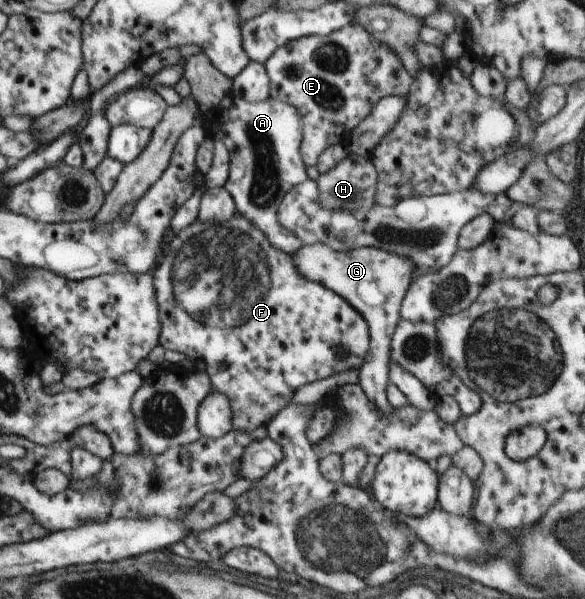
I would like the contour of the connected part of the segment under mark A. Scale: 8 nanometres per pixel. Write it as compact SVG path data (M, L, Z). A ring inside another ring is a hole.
M231 94L225 95L221 99L216 110L221 115L219 137L231 153L229 177L224 187L232 195L236 211L267 236L269 245L292 256L302 246L302 243L296 235L287 231L278 222L278 207L283 201L284 195L287 195L292 187L308 179L307 168L305 168L306 165L300 154L300 145L303 141L303 117L291 104L273 98L262 102L250 102L243 98L236 100ZM237 158L243 160L245 167L238 167Z

